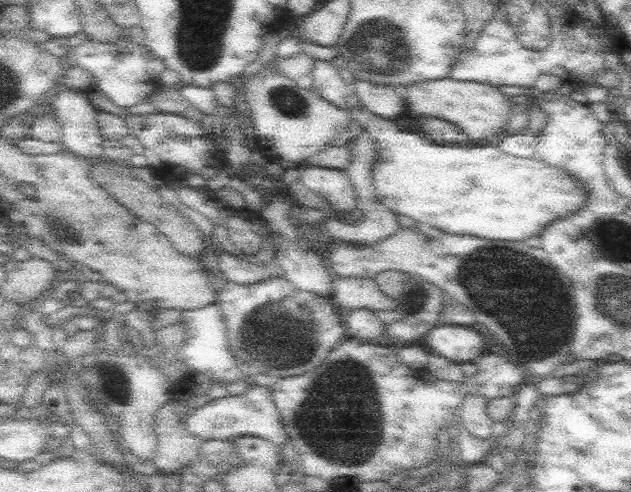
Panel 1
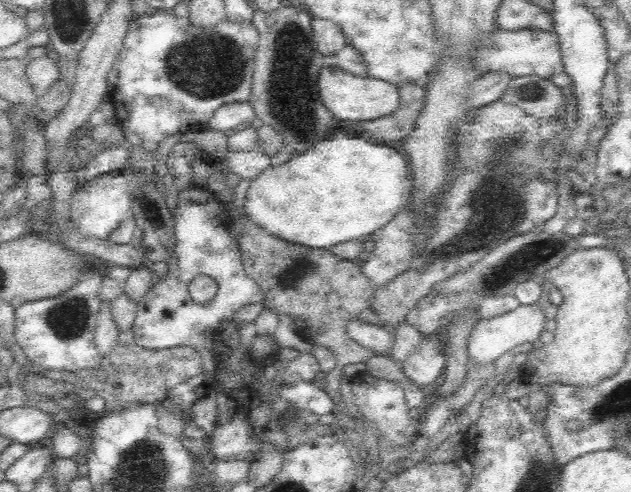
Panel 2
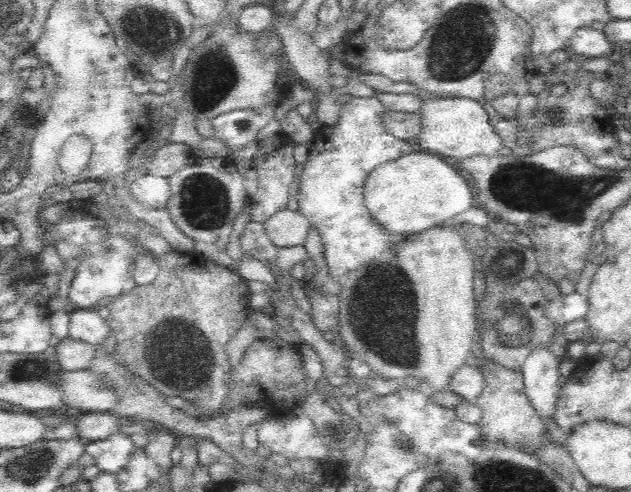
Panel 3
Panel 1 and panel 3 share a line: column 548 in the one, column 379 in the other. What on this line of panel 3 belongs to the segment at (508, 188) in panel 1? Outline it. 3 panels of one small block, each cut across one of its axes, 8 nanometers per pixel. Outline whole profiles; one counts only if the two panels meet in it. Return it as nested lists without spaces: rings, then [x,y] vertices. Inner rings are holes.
[[[411,152],[400,160],[380,164],[364,182],[364,207],[390,235],[424,232],[444,220],[452,220],[475,204],[469,179],[460,176],[454,168],[444,158],[440,160],[440,156],[422,152]]]

